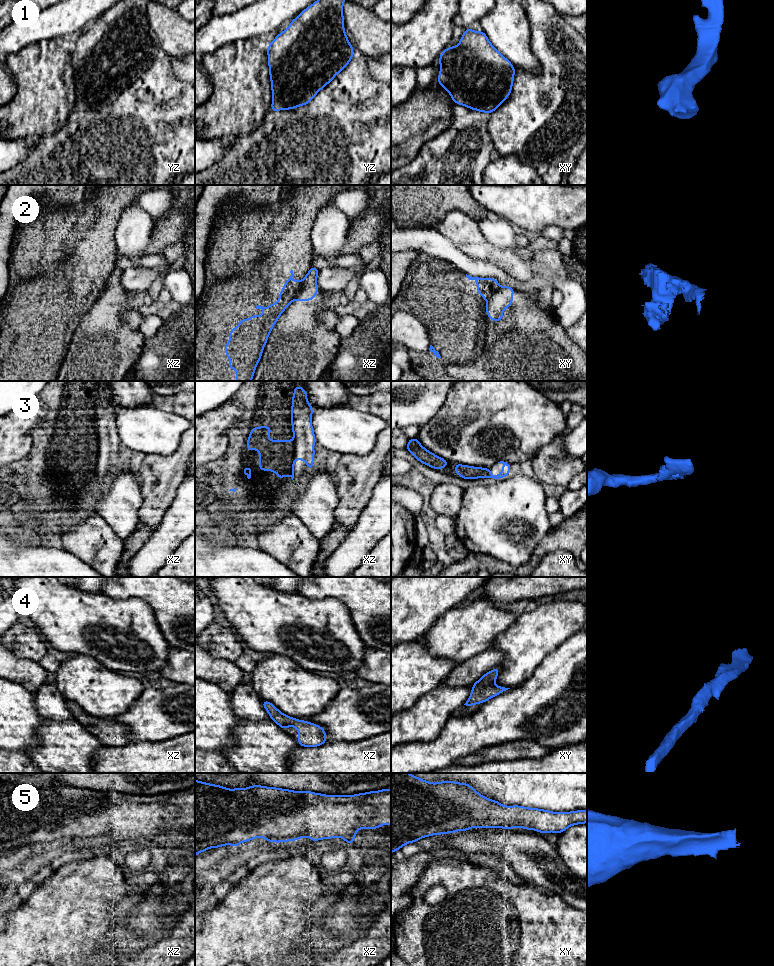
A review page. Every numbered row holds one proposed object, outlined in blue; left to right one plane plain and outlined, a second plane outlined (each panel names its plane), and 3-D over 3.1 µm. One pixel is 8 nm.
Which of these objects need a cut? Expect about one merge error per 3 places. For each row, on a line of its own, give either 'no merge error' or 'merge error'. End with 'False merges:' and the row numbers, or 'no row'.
1: no merge error
2: merge error
3: merge error
4: no merge error
5: no merge error
False merges: 2, 3

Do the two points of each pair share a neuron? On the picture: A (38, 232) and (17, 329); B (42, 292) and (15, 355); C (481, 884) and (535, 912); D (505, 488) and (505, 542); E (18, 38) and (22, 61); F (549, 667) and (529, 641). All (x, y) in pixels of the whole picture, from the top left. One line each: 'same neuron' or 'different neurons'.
A: same neuron
B: same neuron
C: same neuron
D: same neuron
E: different neurons
F: different neurons

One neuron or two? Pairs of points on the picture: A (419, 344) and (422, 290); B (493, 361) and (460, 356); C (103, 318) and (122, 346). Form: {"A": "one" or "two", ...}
{"A": "two", "B": "two", "C": "one"}

